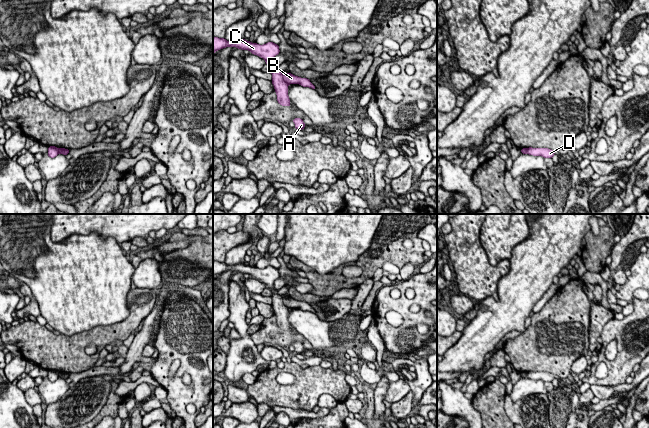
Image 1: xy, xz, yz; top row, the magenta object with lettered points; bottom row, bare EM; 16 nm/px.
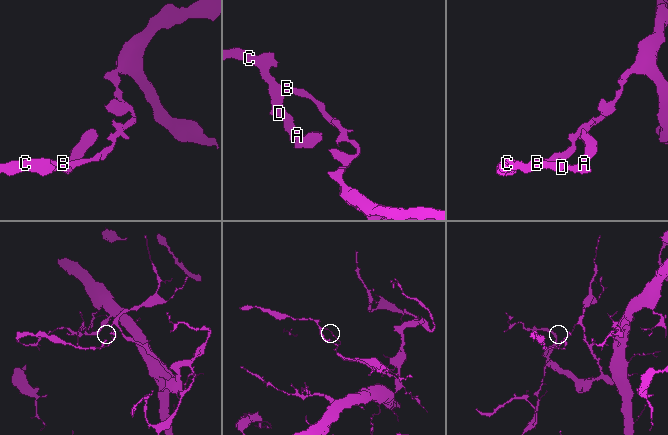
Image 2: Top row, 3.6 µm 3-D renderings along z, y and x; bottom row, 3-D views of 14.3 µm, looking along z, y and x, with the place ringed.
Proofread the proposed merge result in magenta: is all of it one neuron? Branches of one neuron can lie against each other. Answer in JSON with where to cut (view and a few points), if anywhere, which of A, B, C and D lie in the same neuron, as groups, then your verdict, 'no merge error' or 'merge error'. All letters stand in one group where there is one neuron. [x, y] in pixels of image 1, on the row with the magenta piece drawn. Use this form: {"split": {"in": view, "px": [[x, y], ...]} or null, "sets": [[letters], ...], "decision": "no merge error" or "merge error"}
{"split": {"in": "xz", "px": [[282, 74], [282, 78], [288, 83]]}, "sets": [["A", "C", "D"], ["B"]], "decision": "merge error"}

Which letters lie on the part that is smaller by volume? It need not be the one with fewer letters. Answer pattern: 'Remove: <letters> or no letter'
Remove: A, C, D

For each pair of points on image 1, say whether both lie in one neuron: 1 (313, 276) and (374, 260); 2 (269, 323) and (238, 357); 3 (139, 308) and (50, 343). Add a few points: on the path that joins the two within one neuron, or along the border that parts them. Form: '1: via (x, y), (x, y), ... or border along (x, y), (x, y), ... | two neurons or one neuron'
1: via (329, 282), (355, 282), (363, 276) | one neuron
2: border along (250, 334), (250, 338), (256, 346) | two neurons
3: via (120, 331), (87, 337), (73, 343) | one neuron

